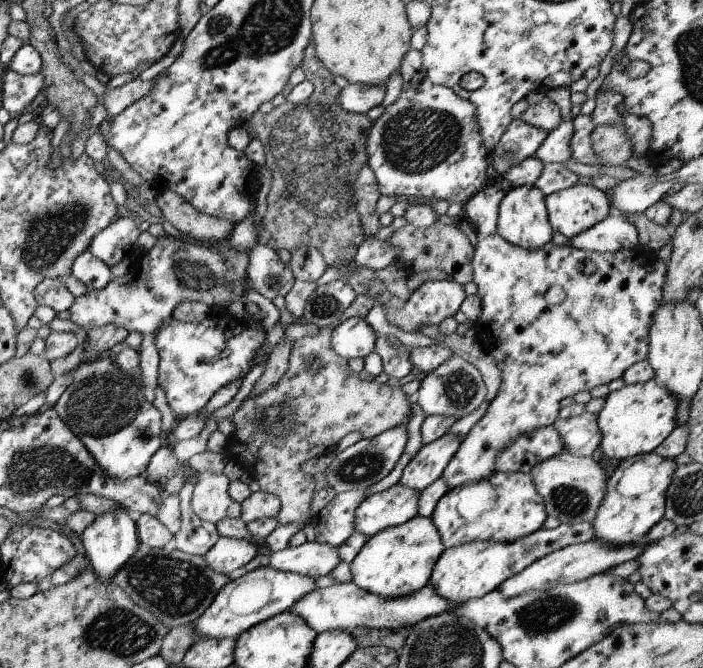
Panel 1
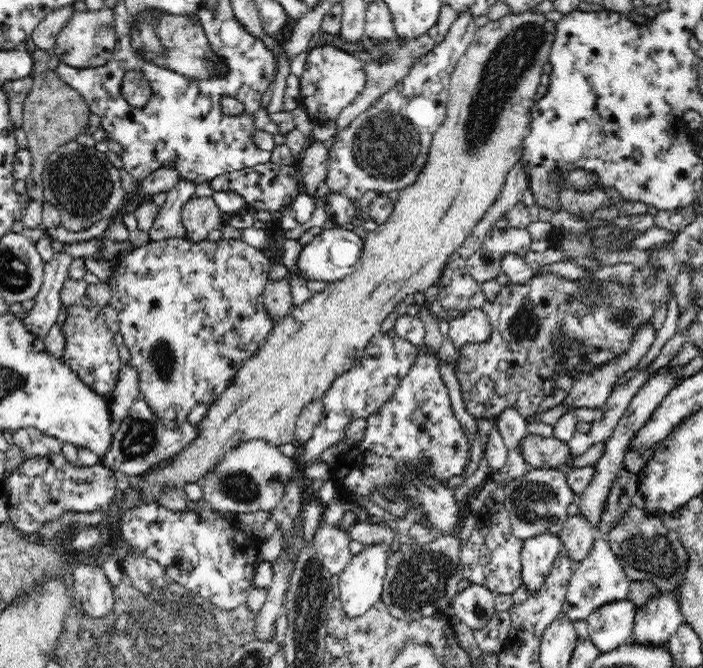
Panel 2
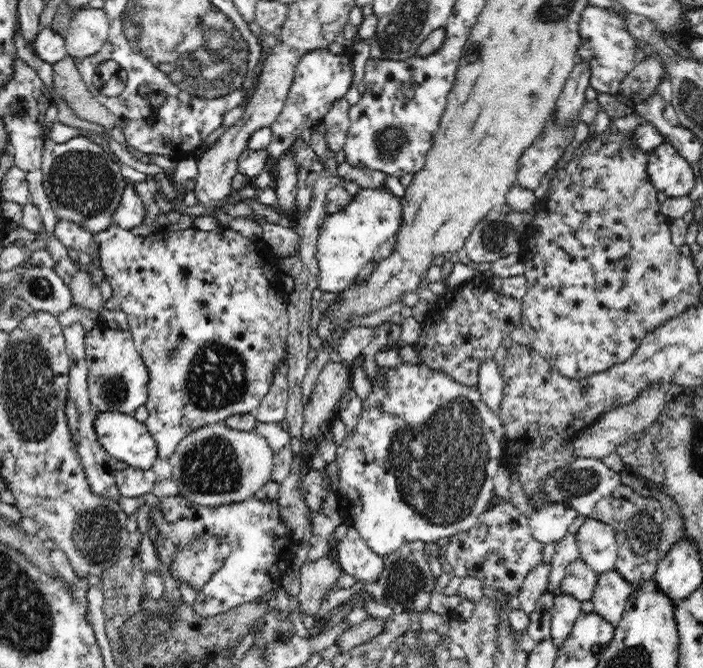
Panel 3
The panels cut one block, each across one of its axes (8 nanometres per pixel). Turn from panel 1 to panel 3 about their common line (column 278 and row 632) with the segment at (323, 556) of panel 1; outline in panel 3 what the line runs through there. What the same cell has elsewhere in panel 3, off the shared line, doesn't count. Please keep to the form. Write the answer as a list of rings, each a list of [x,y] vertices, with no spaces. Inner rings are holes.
[[[558,595],[553,598],[551,607],[551,639],[559,647],[570,636],[574,623],[582,610],[580,601],[570,595]]]

